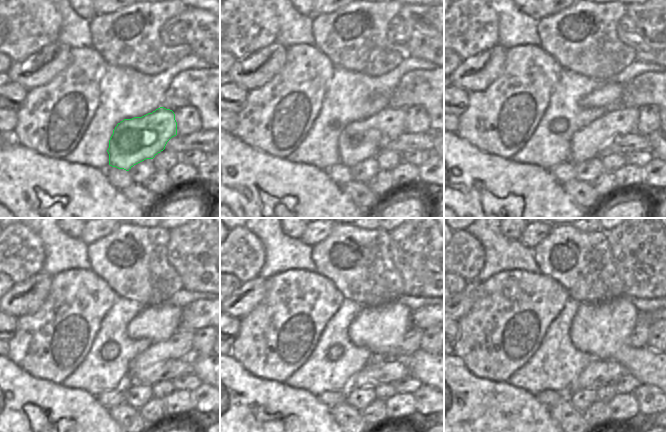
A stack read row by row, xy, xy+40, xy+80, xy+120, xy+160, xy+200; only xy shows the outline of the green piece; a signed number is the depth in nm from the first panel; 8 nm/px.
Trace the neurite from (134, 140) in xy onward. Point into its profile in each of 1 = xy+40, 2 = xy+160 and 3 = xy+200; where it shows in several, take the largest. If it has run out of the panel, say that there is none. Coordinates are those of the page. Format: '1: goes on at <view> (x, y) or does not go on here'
1: goes on at xy+40 (360, 140)
2: goes on at xy+160 (411, 341)
3: goes on at xy+200 (638, 338)

